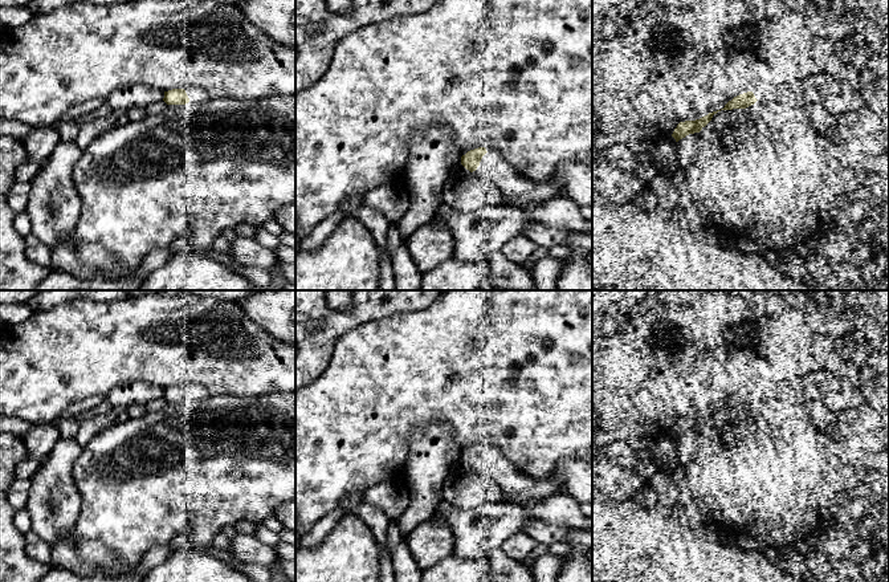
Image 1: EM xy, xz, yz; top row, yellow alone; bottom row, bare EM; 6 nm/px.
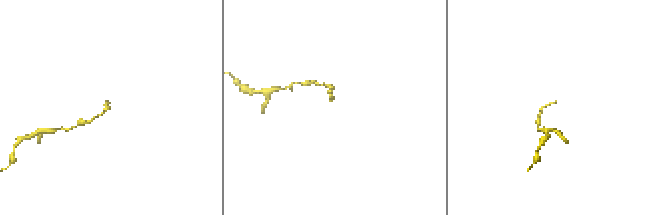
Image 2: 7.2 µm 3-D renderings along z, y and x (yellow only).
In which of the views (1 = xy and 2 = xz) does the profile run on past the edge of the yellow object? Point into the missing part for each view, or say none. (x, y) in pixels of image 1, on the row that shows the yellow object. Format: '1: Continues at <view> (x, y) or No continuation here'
1: Continues at xy (195, 94)
2: Continues at xz (518, 190)

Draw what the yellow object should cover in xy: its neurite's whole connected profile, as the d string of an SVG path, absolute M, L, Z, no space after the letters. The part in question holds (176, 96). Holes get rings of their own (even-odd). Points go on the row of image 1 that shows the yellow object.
M189 86L185 89L172 89L168 91L164 91L163 101L167 105L185 105L189 101L193 103L204 103L209 101L209 95L196 86Z

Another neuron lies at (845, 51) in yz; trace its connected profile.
M851 37L844 40L837 46L837 57L844 64L849 64L851 58L853 57L856 49L859 48L859 44Z

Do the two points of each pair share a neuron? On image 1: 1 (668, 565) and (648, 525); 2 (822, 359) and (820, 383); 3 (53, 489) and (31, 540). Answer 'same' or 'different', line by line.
1: same
2: different
3: different

